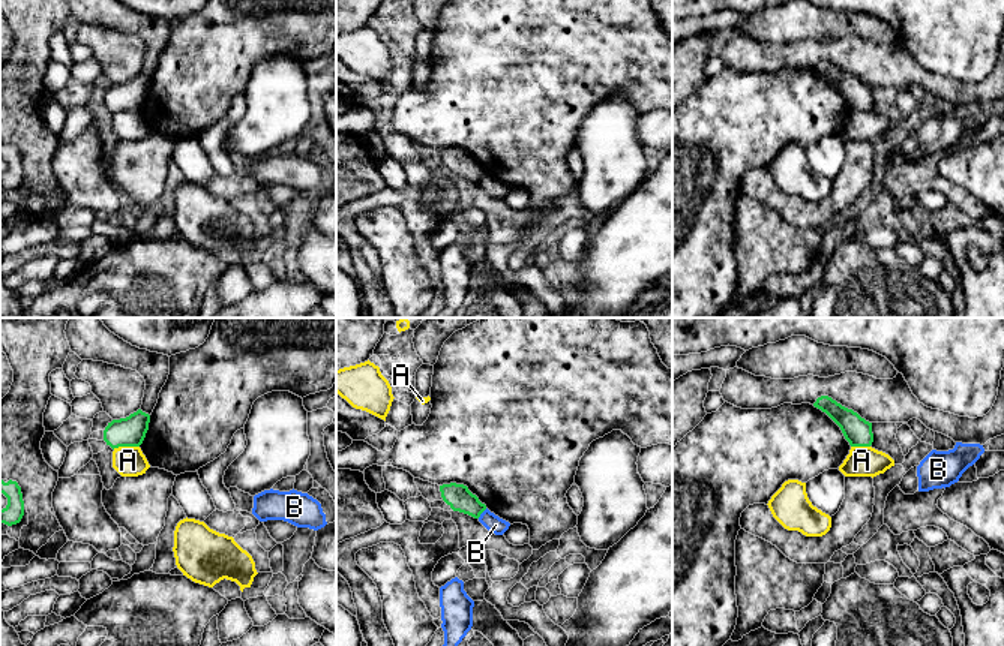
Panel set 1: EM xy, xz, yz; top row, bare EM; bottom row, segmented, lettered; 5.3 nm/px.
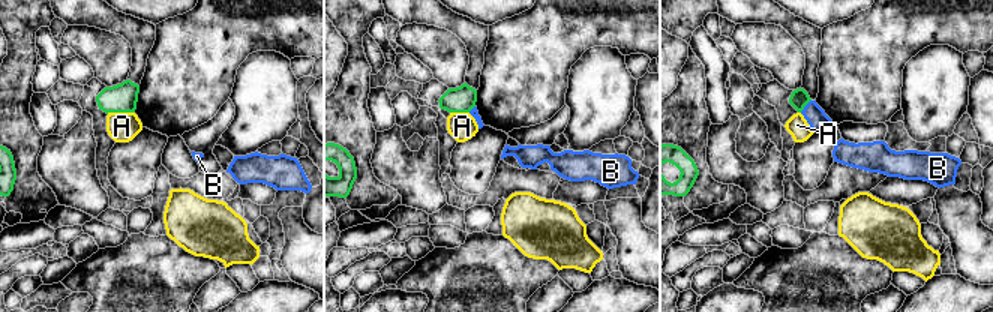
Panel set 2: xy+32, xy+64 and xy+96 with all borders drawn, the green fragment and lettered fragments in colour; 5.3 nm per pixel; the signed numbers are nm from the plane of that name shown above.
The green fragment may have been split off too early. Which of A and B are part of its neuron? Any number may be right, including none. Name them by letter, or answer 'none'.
none

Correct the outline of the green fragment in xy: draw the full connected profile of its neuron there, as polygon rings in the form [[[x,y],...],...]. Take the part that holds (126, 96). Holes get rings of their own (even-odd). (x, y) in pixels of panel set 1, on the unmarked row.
[[[138,73],[126,82],[113,84],[104,94],[104,105],[113,114],[140,111],[149,94],[150,79]]]

